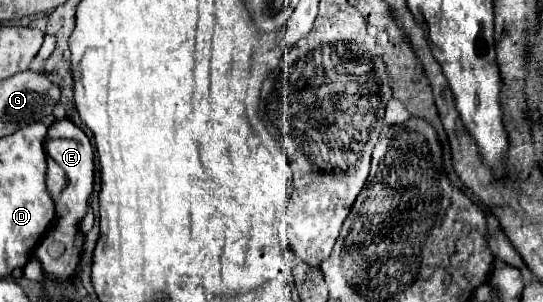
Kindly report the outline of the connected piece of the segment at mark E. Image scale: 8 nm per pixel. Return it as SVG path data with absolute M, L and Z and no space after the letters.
M68 118L54 120L46 136L46 156L48 156L48 190L56 202L56 218L50 230L44 234L36 248L36 256L44 266L46 276L54 276L60 282L68 282L80 266L80 250L84 236L78 230L78 222L88 210L88 200L94 182L94 152L88 136Z

